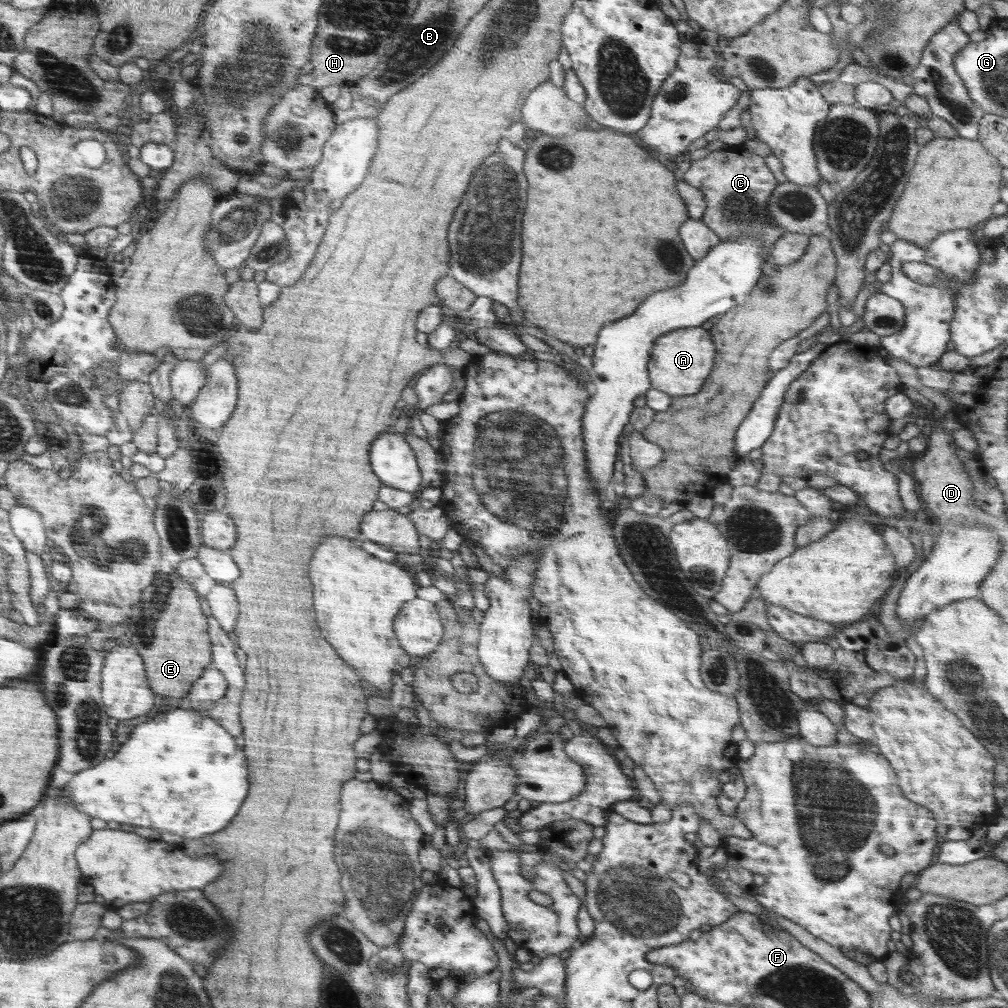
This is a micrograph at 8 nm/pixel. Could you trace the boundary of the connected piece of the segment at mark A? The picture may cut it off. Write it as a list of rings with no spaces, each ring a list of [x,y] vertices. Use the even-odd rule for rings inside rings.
[[[698,326],[671,330],[670,333],[659,336],[654,341],[647,366],[651,388],[661,390],[672,397],[690,396],[700,392],[704,380],[712,372],[716,354],[708,332],[709,330]]]

